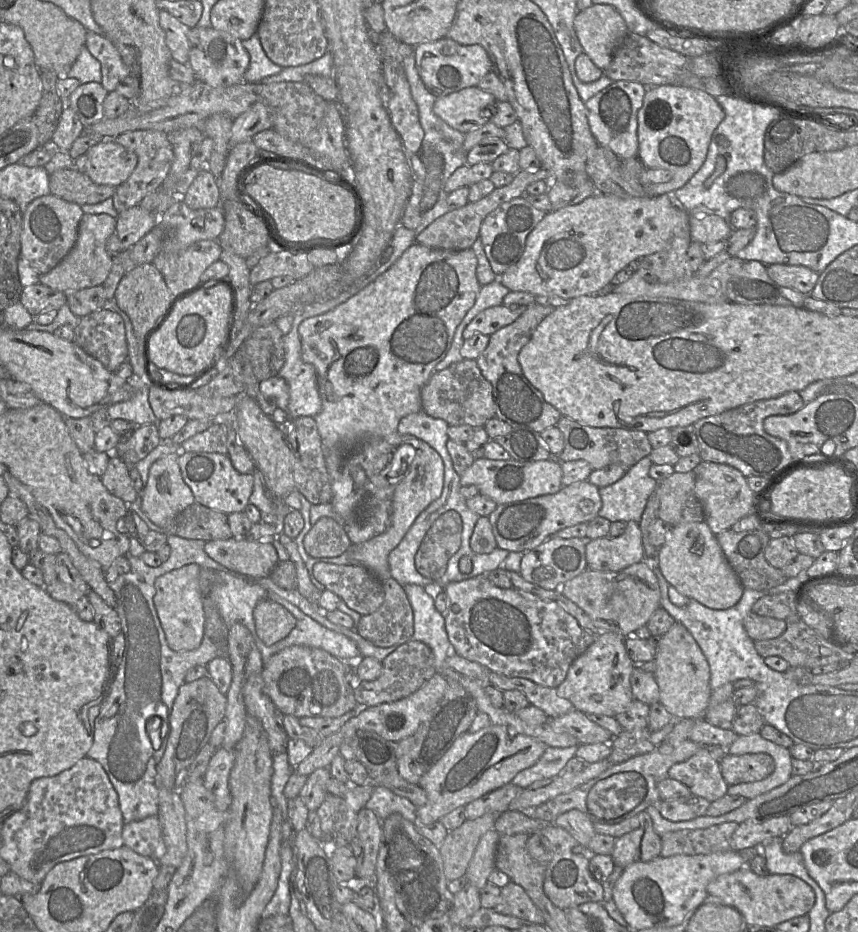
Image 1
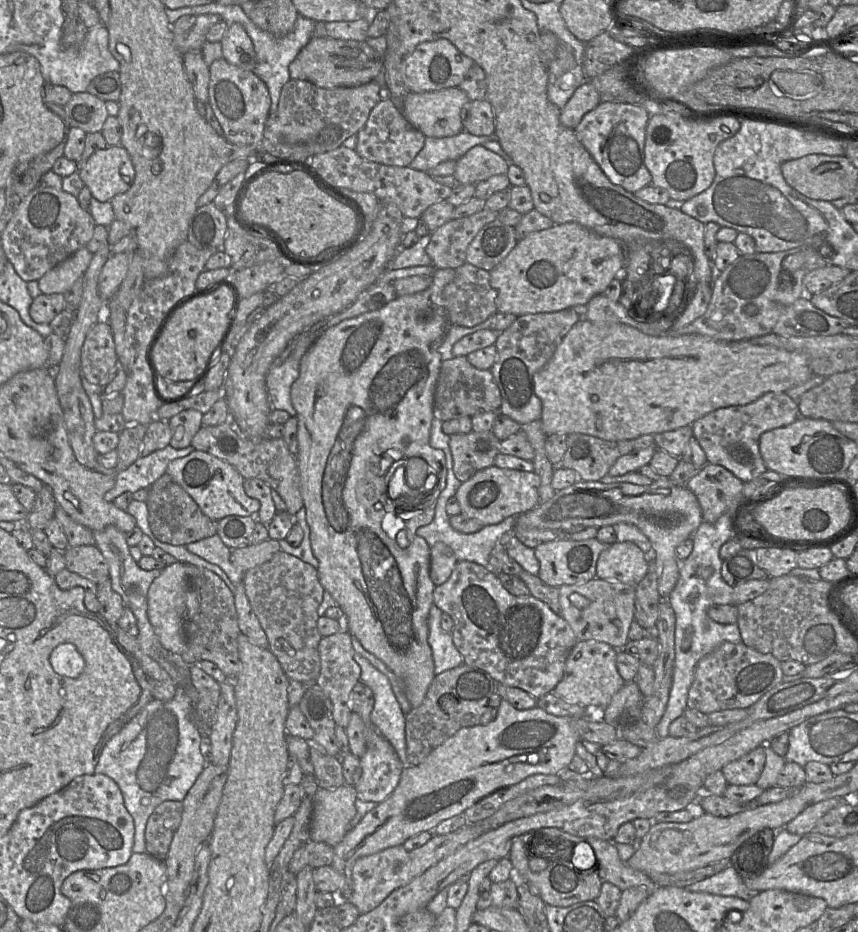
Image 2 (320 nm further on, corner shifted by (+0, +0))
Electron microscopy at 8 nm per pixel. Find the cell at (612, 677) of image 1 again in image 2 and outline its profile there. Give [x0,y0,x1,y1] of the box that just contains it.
[553,641,625,708]

